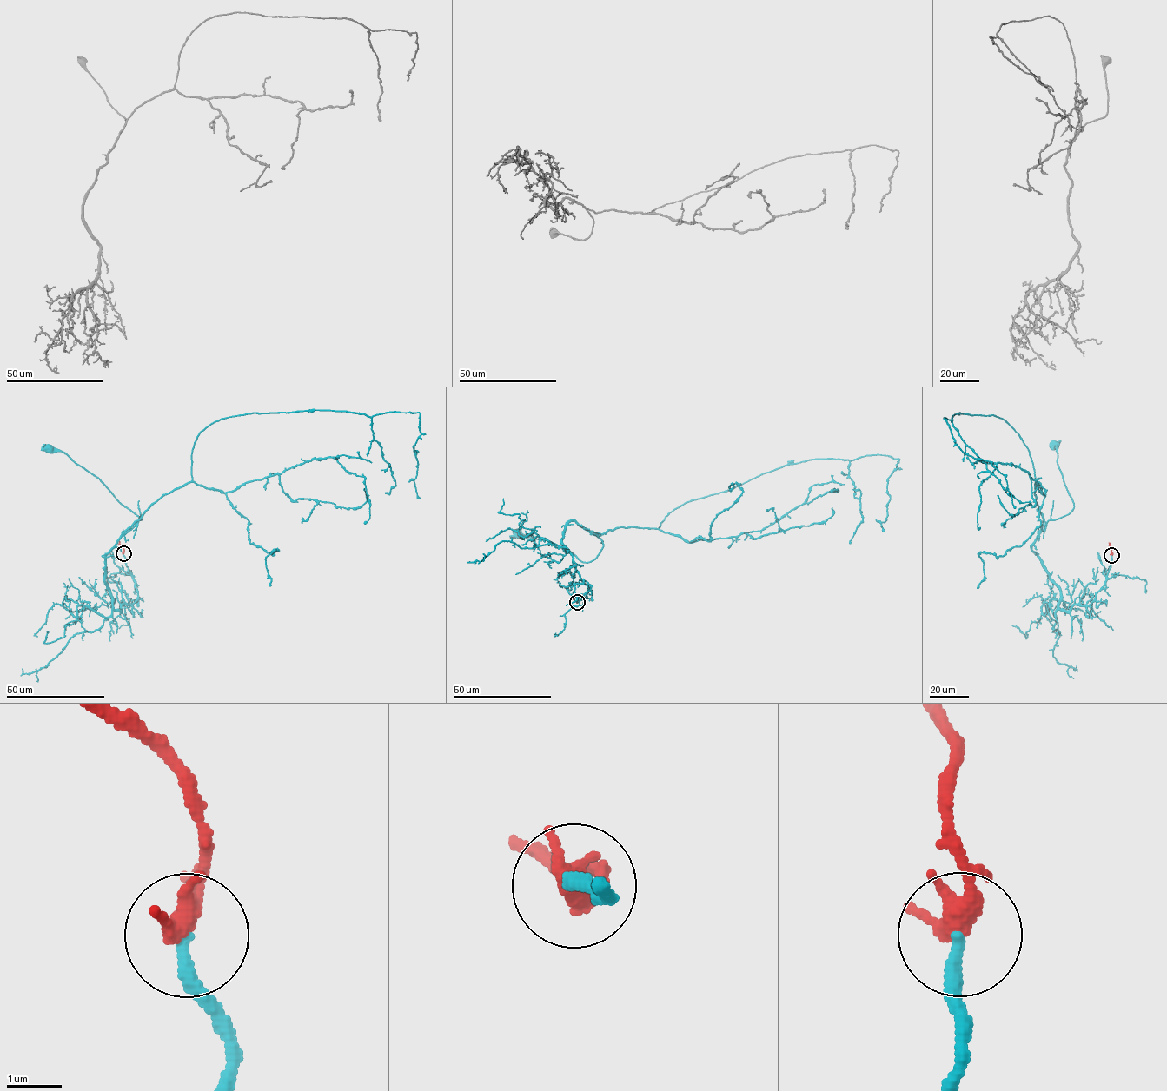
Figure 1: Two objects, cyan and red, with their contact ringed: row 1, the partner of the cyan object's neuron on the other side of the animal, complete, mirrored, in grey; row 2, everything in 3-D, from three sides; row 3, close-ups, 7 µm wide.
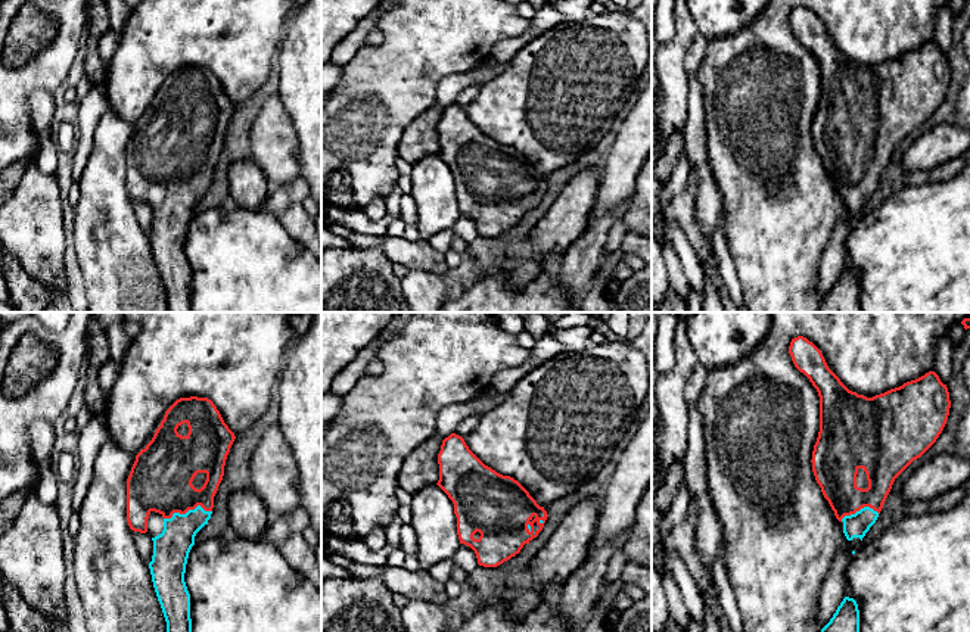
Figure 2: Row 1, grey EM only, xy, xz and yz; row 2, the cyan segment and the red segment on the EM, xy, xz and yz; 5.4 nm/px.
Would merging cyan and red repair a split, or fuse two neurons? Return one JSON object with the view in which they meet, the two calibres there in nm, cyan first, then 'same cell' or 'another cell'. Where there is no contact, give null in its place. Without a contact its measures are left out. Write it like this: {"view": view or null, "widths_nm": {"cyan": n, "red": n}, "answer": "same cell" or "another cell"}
{"view": "xy", "widths_nm": {"cyan": 200, "red": 340}, "answer": "same cell"}

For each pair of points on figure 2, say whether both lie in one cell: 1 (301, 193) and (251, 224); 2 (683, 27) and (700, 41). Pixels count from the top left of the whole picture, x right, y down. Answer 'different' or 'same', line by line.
1: different
2: different

